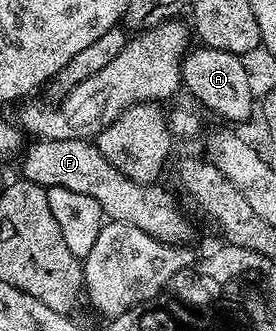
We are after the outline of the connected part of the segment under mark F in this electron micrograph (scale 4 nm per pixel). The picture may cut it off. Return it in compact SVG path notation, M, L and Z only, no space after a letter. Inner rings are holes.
M37 139L32 144L24 150L20 158L20 176L24 180L34 181L35 184L46 187L71 187L71 191L91 195L91 199L95 199L95 203L103 207L109 221L131 223L131 227L139 227L141 231L147 231L155 239L165 241L169 245L189 243L192 239L192 223L181 214L176 199L161 186L161 183L140 185L127 179L127 175L123 175L114 165L107 163L107 159L103 159L92 140Z

